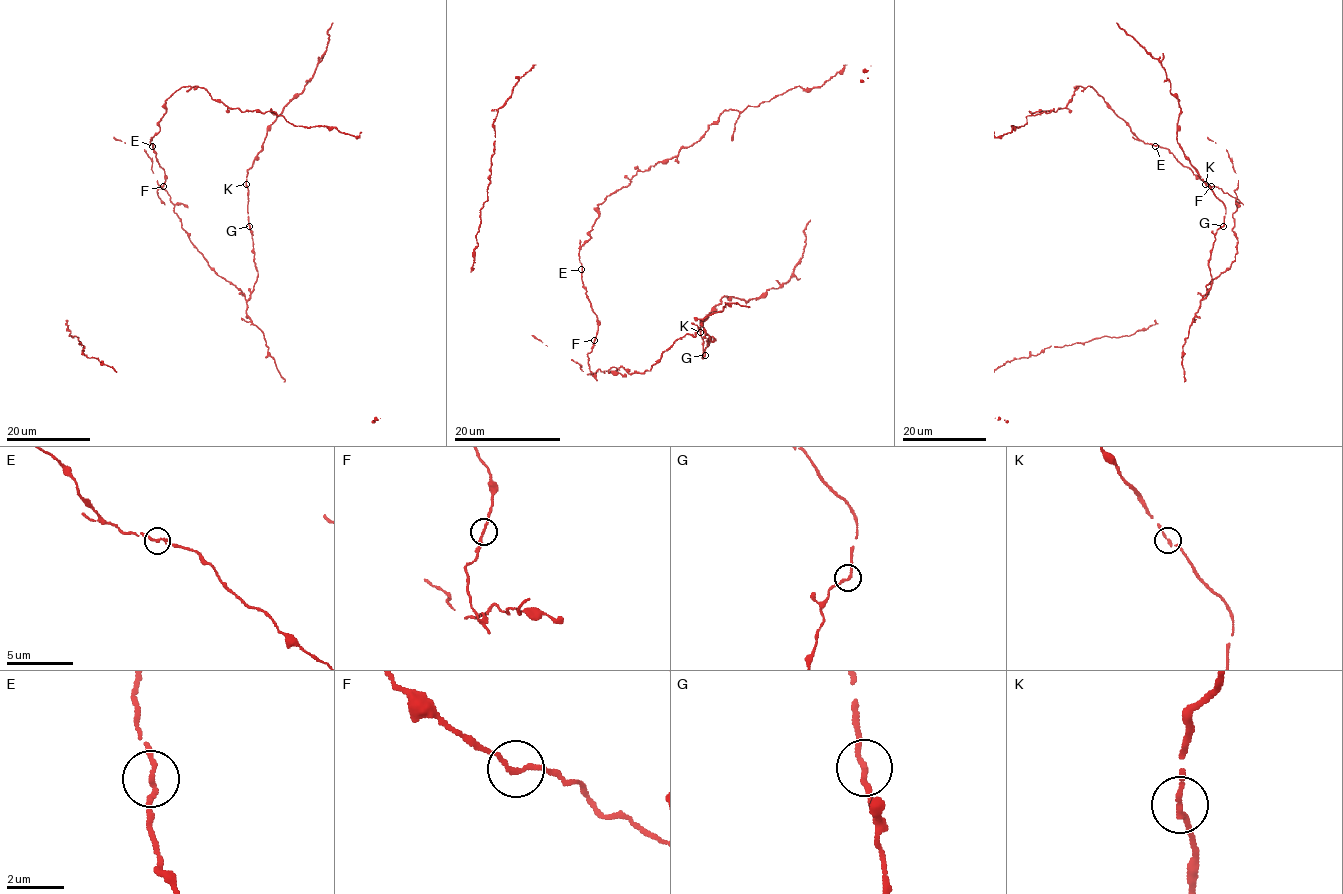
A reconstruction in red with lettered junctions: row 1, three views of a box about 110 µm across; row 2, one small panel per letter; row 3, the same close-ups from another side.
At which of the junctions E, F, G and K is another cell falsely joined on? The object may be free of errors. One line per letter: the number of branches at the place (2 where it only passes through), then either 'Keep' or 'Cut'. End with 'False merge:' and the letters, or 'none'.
E: Branches: 2. Keep
F: Branches: 2. Keep
G: Branches: 2. Keep
K: Branches: 2. Keep
False merge: none

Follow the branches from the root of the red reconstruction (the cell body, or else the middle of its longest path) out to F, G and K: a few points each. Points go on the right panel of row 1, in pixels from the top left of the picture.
F: (1234, 222), (1232, 214), (1236, 210), (1237, 200), (1211, 186)
G: (1234, 222), (1235, 259), (1206, 286), (1208, 293), (1201, 299), (1210, 288), (1208, 262), (1214, 233), (1223, 226)
K: (1234, 222), (1235, 259), (1206, 286), (1208, 293), (1201, 299), (1210, 288), (1210, 250), (1226, 212), (1205, 184)

